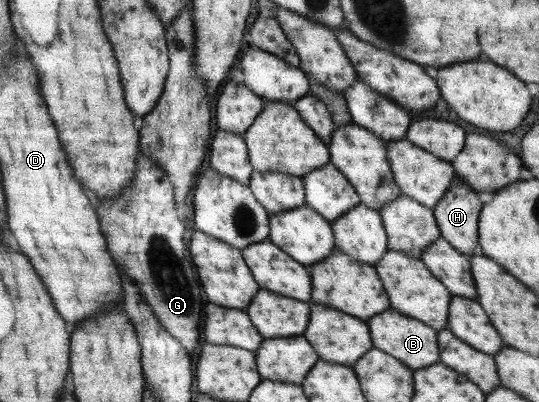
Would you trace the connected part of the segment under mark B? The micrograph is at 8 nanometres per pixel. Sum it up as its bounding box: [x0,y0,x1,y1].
[366,309,439,372]

